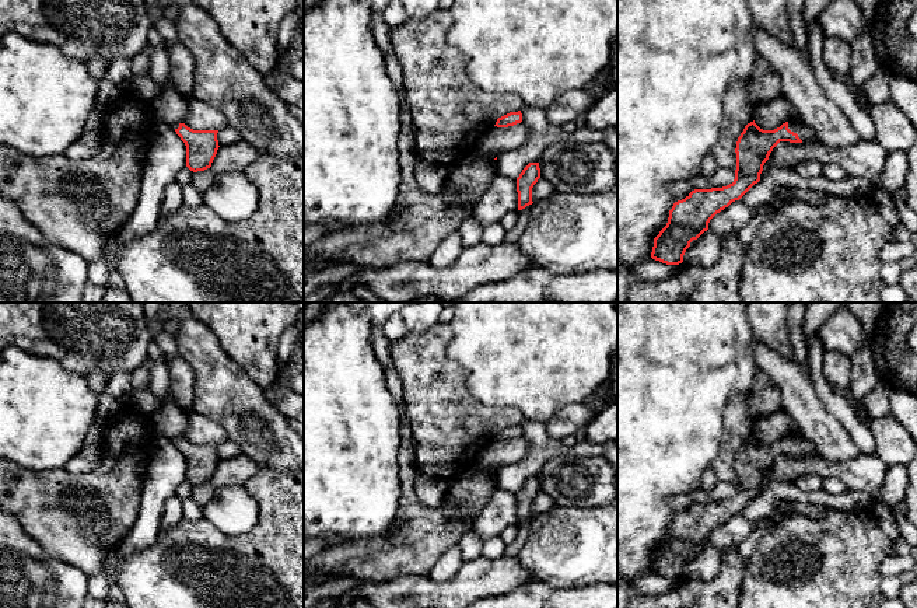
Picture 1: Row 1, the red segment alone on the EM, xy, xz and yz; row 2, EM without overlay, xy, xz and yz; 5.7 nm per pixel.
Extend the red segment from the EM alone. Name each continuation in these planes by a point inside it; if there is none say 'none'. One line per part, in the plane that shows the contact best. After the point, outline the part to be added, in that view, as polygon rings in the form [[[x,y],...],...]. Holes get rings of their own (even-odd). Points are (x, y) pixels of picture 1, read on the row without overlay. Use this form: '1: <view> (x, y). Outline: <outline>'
1: yz (805, 447). Outline: [[[788,436],[788,443],[797,447],[802,455],[813,454],[816,451],[815,444],[812,441],[805,440],[802,436]]]

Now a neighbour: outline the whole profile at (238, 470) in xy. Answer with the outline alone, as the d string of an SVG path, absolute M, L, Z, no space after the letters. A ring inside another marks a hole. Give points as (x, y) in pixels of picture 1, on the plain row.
M241 452L237 457L220 460L210 482L217 488L244 486L260 469L256 462Z

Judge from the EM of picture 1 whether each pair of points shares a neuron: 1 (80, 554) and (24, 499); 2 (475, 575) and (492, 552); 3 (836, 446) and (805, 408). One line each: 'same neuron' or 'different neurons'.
1: same neuron
2: different neurons
3: same neuron

